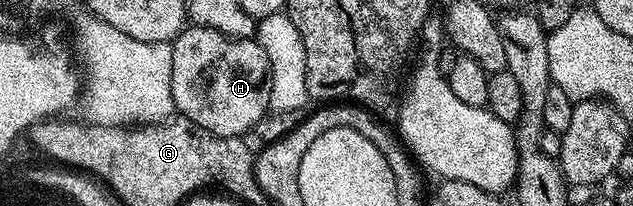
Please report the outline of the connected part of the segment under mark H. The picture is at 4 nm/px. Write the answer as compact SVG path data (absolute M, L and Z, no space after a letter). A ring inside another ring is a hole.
M188 26L171 43L173 77L171 92L175 110L211 135L243 137L271 107L271 66L260 43L251 39L231 39L208 27Z

